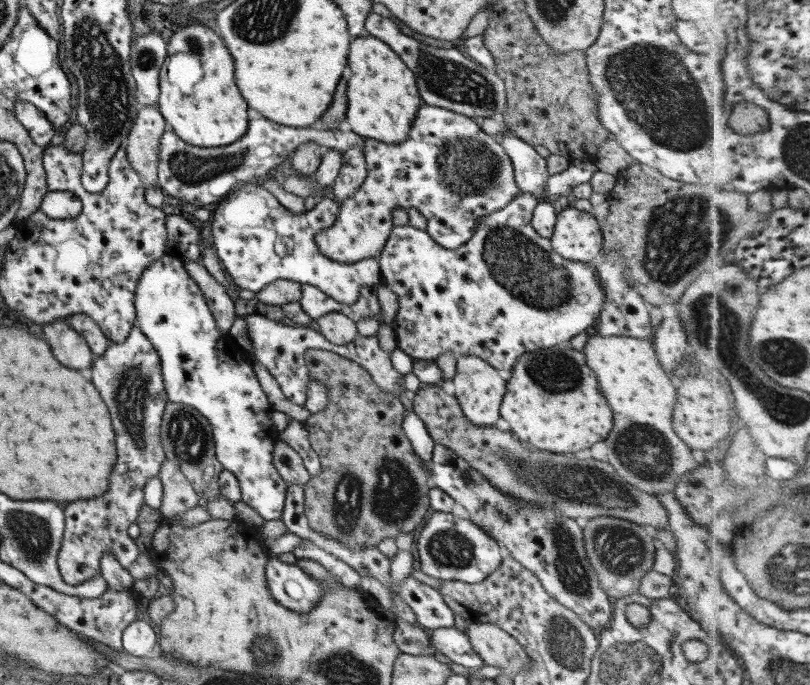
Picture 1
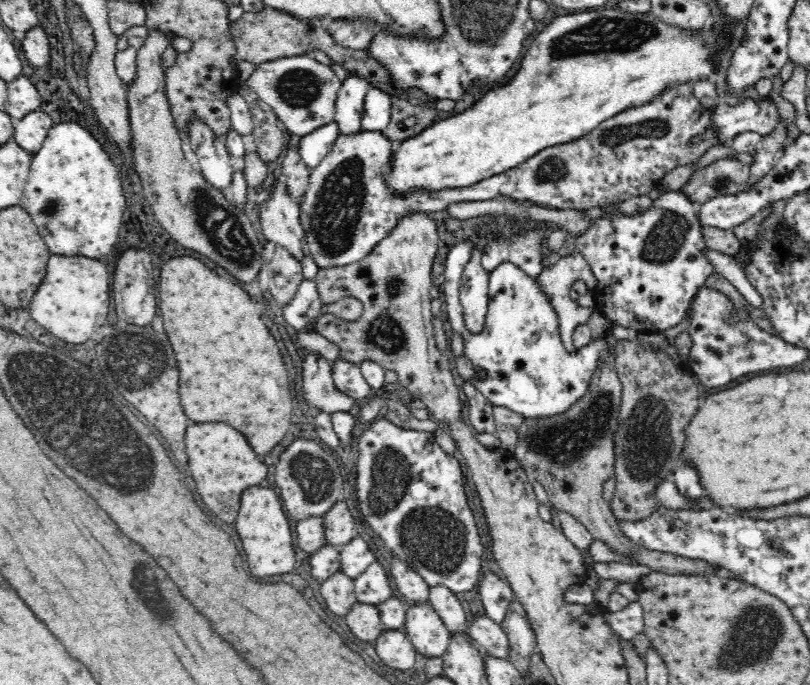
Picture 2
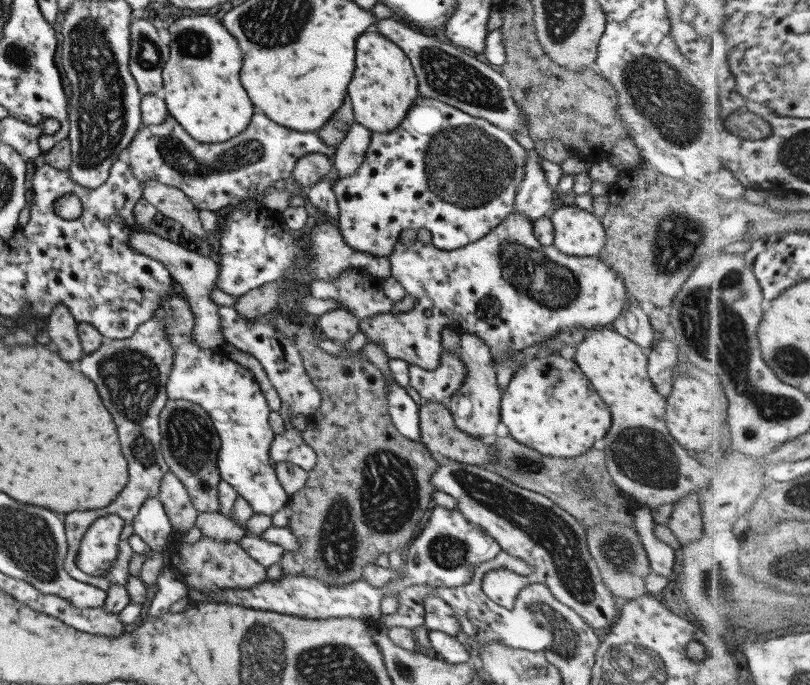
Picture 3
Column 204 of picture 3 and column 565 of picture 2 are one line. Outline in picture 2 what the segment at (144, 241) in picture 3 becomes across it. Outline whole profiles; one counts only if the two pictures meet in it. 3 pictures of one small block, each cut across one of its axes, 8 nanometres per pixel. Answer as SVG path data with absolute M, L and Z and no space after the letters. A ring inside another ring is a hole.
M574 251L570 256L560 257L555 264L551 264L549 267L546 267L537 276L537 283L541 286L542 292L549 298L550 304L552 304L554 311L556 311L556 315L558 315L558 321L560 321L559 335L561 336L561 341L568 349L568 352L571 353L578 350L573 343L574 329L576 326L588 324L591 315L594 312L594 307L592 305L580 307L576 301L570 299L568 292L573 288L573 284L576 281L585 282L585 284L590 288L597 284L595 274L590 268L588 261L586 261L583 255L578 251Z

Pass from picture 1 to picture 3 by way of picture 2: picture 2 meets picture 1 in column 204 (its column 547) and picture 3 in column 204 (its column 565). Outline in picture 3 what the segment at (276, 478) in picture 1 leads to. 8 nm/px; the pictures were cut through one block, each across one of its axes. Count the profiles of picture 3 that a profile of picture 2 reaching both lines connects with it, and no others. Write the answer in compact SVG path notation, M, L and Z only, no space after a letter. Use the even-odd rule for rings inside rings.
M172 286L166 299L155 308L153 318L166 326L166 336L174 350L174 363L166 383L167 398L188 400L202 406L212 418L221 447L217 455L221 479L232 485L236 492L251 504L256 514L268 514L286 507L290 496L280 485L271 463L270 448L275 432L269 423L271 413L266 397L254 375L244 366L226 357L220 347L200 347L194 341L195 314L187 297Z

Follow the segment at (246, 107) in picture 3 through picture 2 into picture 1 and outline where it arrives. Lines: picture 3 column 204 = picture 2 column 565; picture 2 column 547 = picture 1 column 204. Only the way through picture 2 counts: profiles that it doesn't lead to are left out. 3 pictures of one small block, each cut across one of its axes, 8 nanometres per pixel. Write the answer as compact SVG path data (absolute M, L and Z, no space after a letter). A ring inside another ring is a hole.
M188 24L174 32L167 48L156 105L174 134L202 148L228 146L242 138L248 128L248 106L234 84L234 60L222 38L204 24Z

